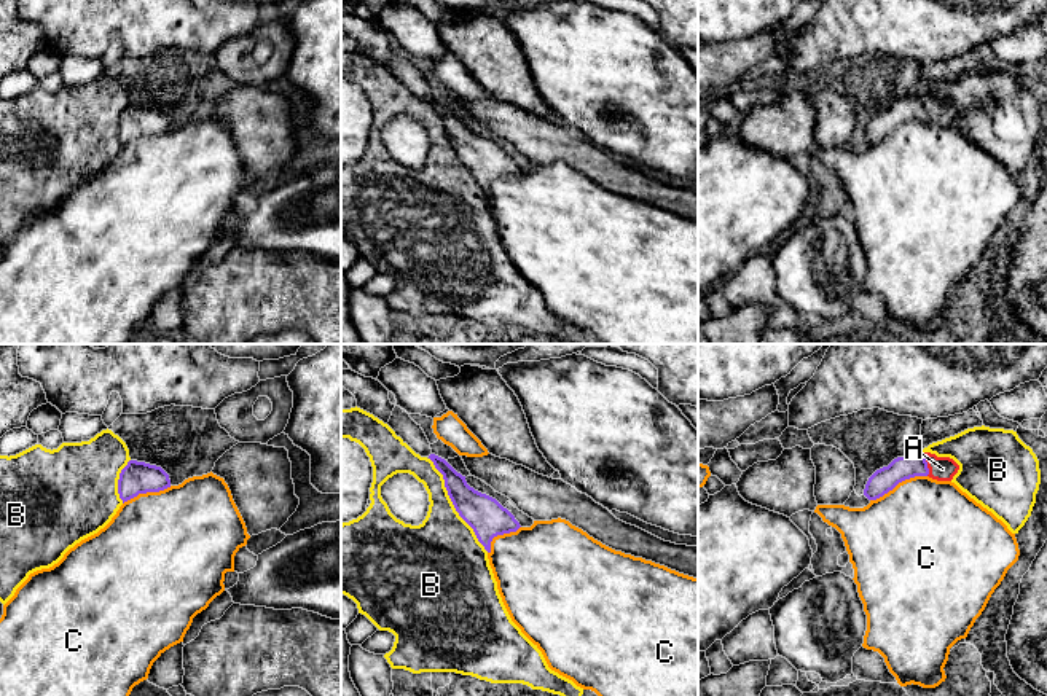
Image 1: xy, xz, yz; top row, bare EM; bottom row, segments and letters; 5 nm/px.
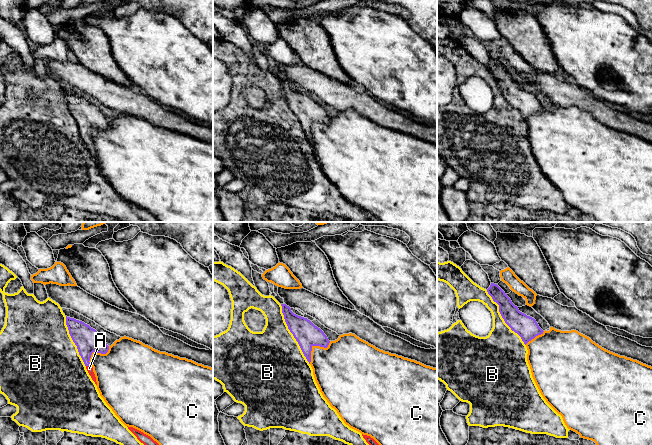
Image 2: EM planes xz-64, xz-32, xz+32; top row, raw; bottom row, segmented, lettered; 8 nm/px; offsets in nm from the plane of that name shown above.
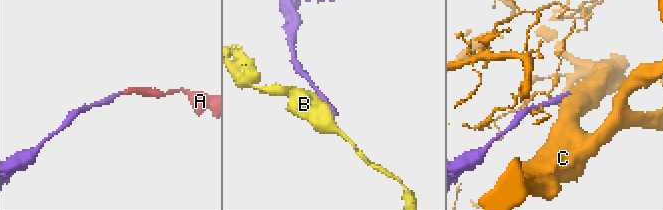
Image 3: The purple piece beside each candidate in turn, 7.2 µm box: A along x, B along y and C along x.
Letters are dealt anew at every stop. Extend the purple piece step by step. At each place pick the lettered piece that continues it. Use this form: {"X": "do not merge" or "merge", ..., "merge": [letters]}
{"A": "merge", "B": "do not merge", "C": "do not merge", "merge": ["A"]}

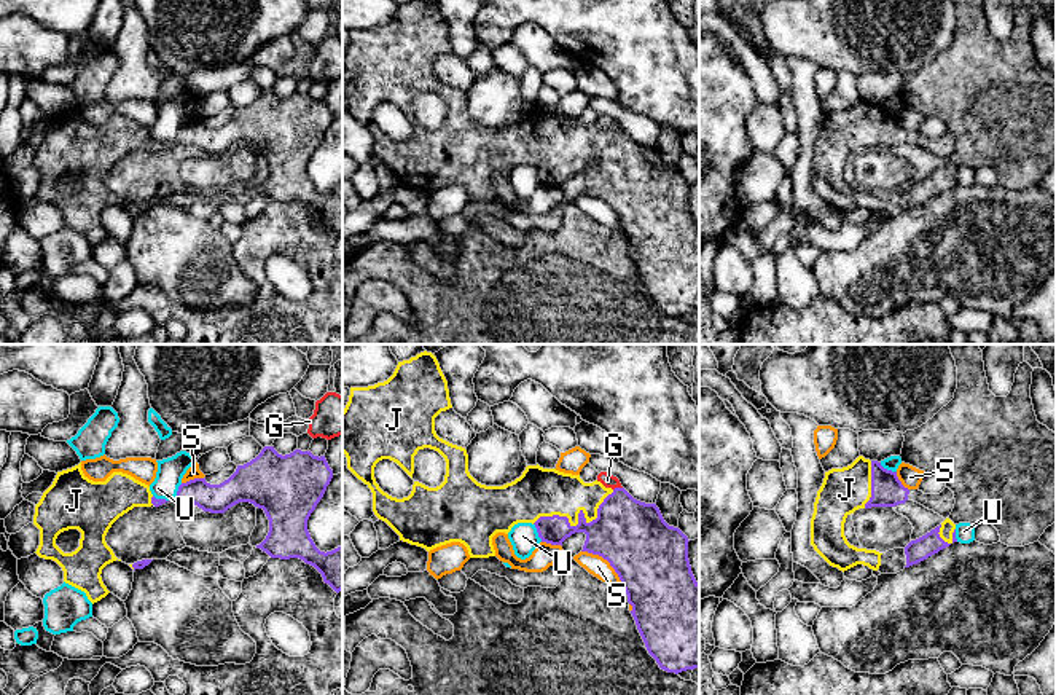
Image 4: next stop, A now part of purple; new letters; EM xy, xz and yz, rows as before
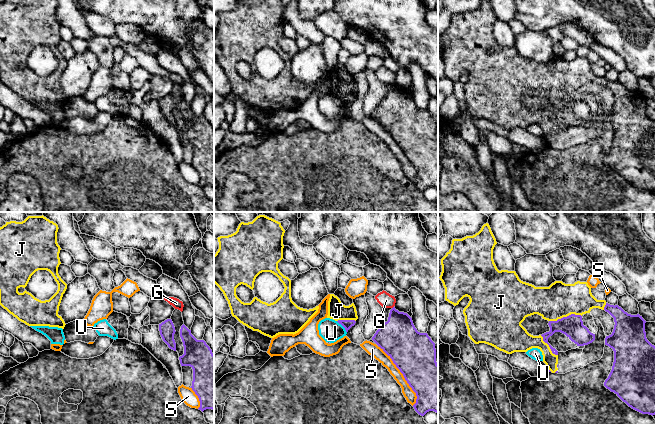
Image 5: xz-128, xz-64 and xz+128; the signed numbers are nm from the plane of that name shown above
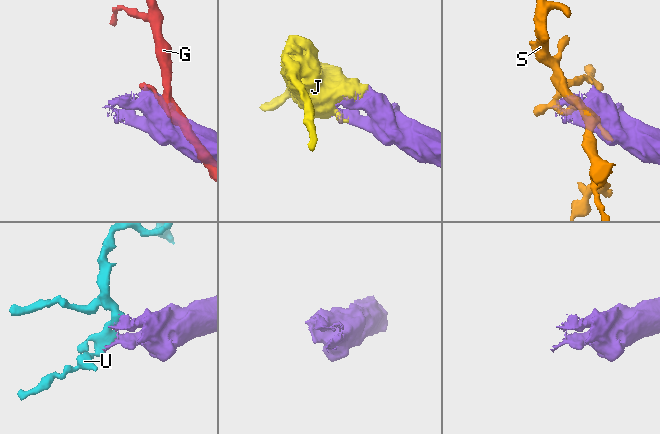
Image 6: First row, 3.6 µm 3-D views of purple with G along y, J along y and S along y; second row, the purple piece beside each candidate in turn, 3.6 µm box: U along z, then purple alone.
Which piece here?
{"G": "do not merge", "J": "merge", "S": "do not merge", "U": "do not merge", "merge": ["J"]}

